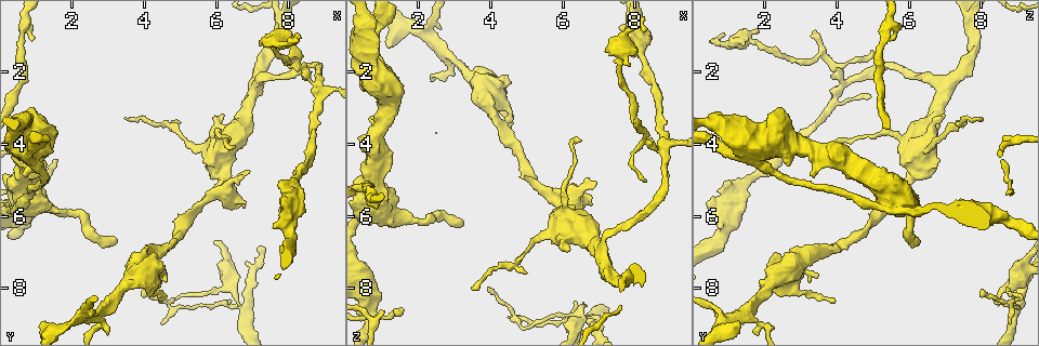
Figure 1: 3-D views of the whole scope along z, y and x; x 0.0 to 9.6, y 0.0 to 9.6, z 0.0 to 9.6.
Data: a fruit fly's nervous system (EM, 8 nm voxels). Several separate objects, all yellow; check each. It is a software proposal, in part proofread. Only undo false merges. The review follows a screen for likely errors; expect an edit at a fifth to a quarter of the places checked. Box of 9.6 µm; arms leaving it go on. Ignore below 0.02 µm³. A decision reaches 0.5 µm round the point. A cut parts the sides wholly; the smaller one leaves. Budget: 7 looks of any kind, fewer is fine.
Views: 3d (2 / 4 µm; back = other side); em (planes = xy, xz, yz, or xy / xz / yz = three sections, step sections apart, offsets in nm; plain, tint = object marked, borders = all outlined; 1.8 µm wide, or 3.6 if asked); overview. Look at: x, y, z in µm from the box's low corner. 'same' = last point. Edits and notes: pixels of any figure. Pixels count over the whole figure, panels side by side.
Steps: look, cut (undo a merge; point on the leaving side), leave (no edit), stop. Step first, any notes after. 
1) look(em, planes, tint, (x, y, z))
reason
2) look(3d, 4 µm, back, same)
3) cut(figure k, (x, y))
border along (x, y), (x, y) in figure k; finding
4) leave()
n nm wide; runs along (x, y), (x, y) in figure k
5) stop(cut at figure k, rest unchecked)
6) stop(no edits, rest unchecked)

look(em, xy, step 8, tint, (6.15, 5.35, 5.55))
arms part here

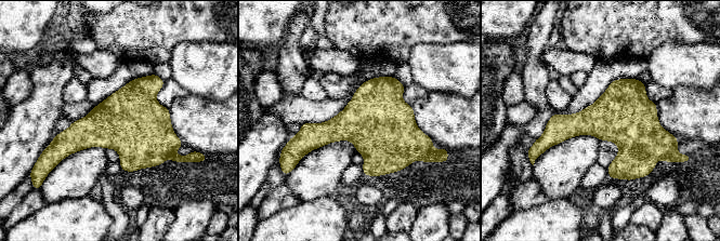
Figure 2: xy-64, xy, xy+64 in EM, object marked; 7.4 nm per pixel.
leave()
continuous, no second neuron

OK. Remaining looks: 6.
look(3d, 4 µm, back, (1.25, 3.80, 2.75))

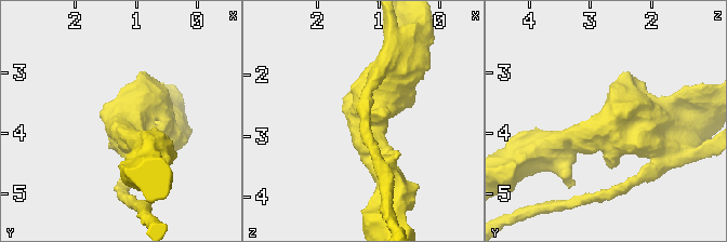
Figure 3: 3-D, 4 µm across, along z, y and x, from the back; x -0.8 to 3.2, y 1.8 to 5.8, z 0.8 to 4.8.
look(em, 3.6 µm, xy, step 8, tint, (1.25, 3.85, 2.75))
shape alone is not enough

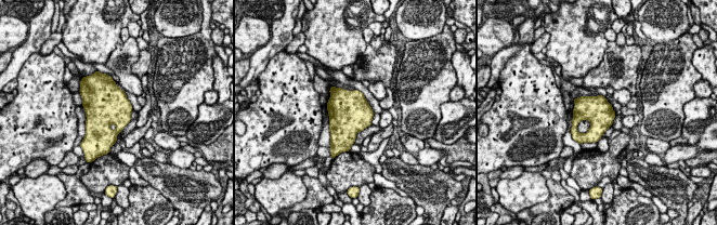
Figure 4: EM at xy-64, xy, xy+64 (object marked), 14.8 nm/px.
look(em, 3.6 µm, planes, tint, same)
another direction

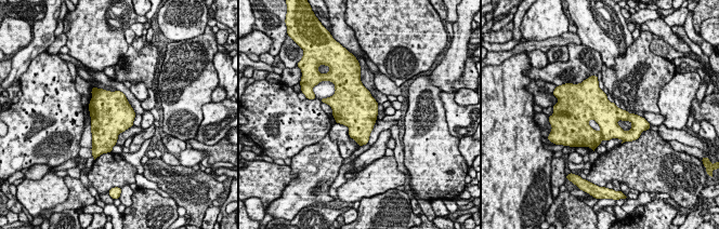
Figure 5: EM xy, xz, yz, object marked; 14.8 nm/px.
leave()
continuous, no second neuron

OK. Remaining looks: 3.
look(em, 3.6 µm, planes, tint, (2.50, 8.75, 1.35))
thick turns thin

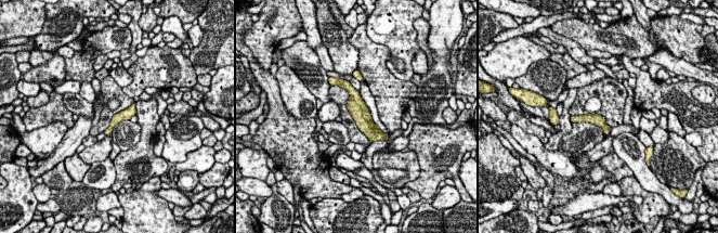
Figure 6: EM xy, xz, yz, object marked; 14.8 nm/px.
leave()
runs along (350, 89), (363, 119), (381, 137) in figure 6; continuous, no second neuron

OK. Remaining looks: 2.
stop(no edits, rest unchecked)

